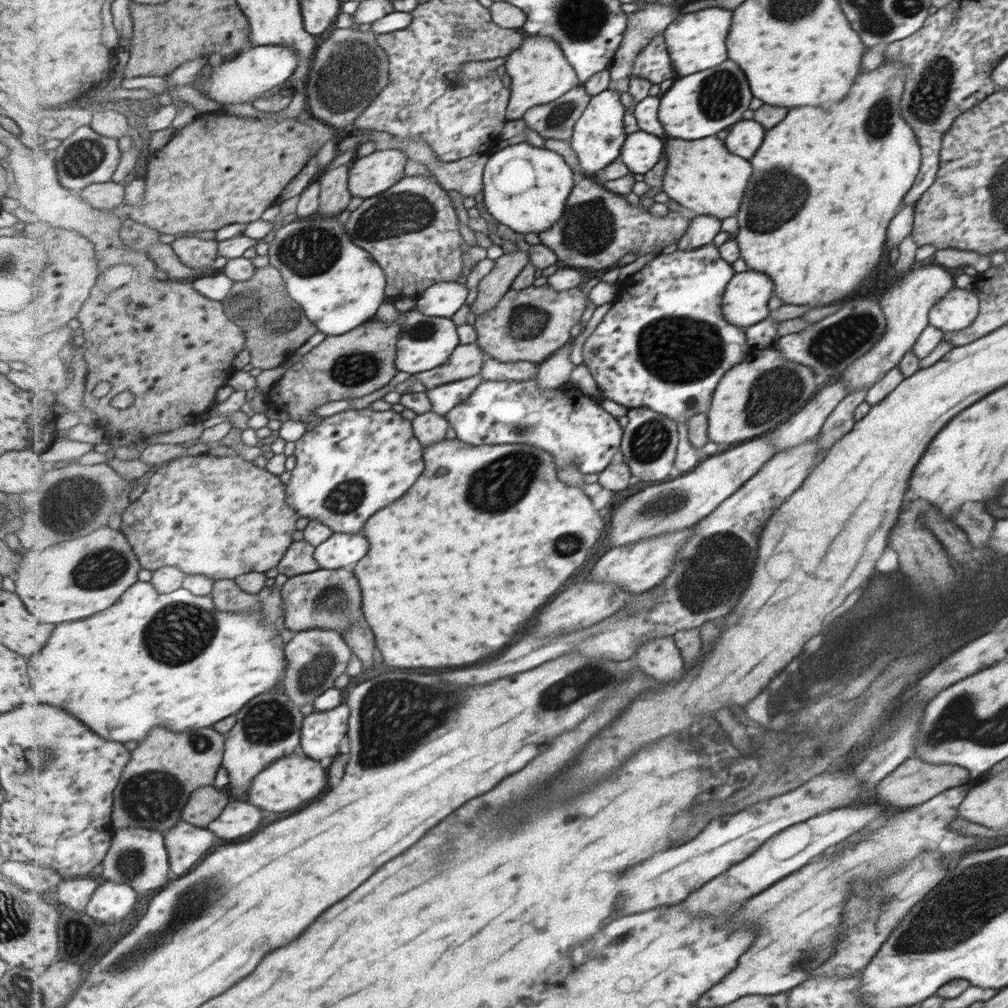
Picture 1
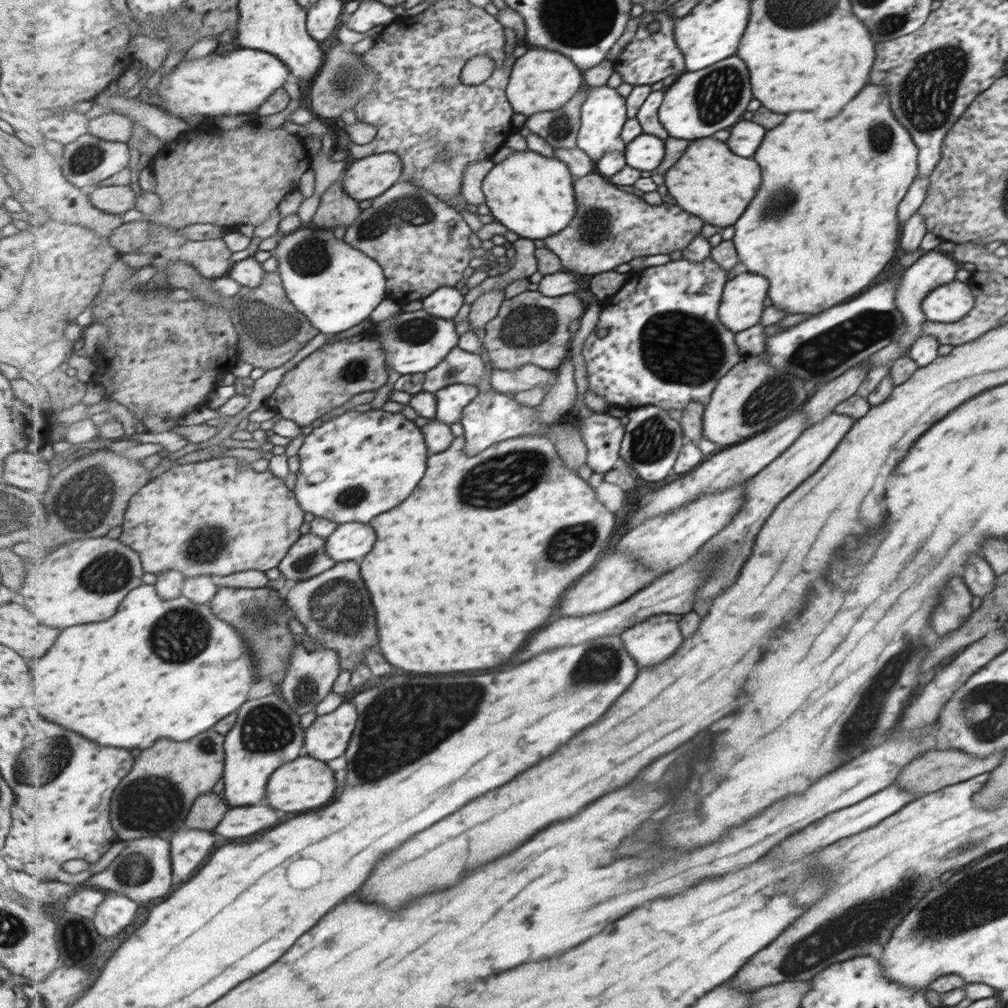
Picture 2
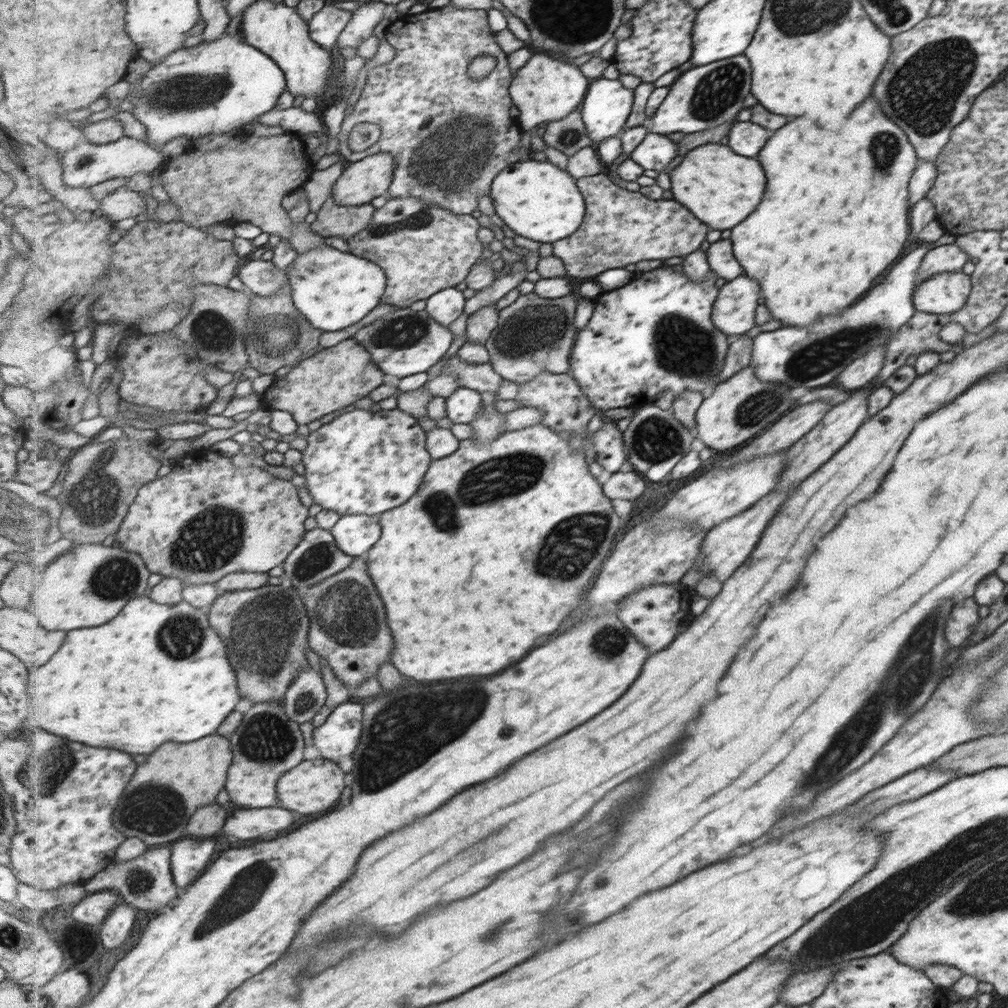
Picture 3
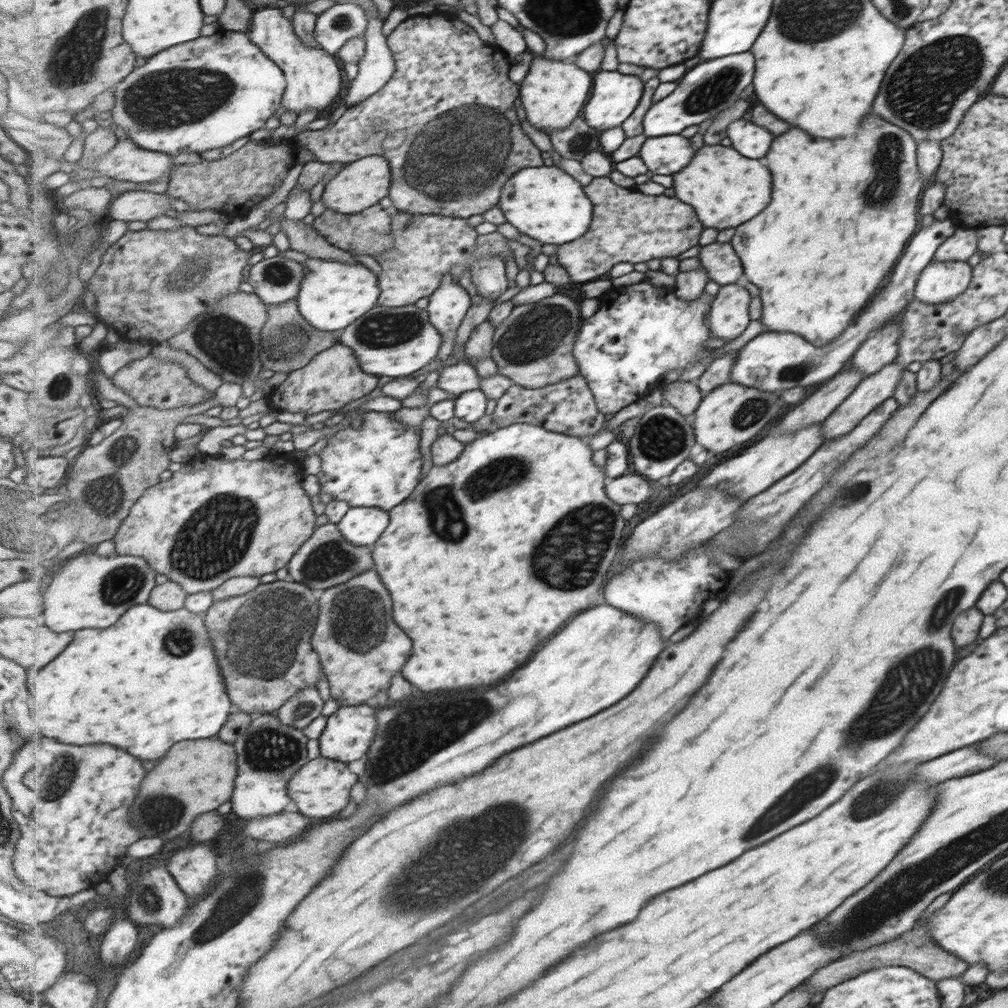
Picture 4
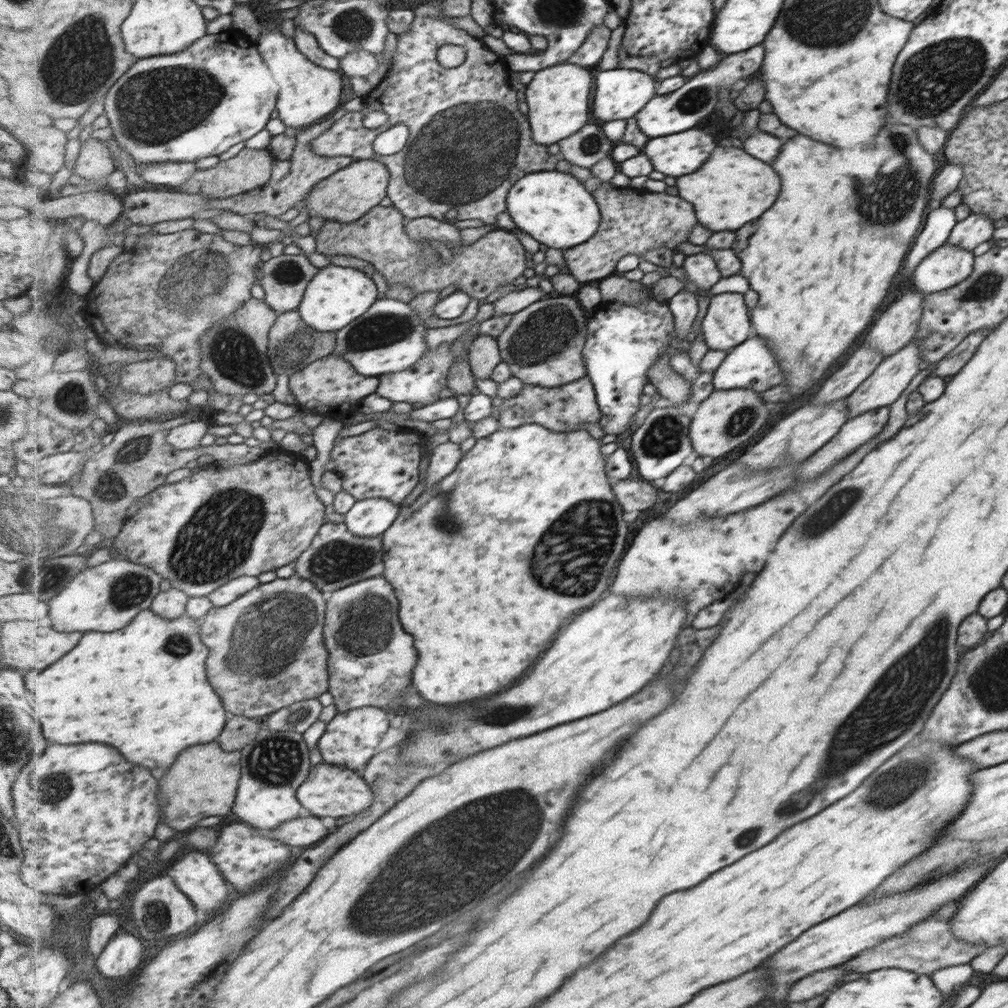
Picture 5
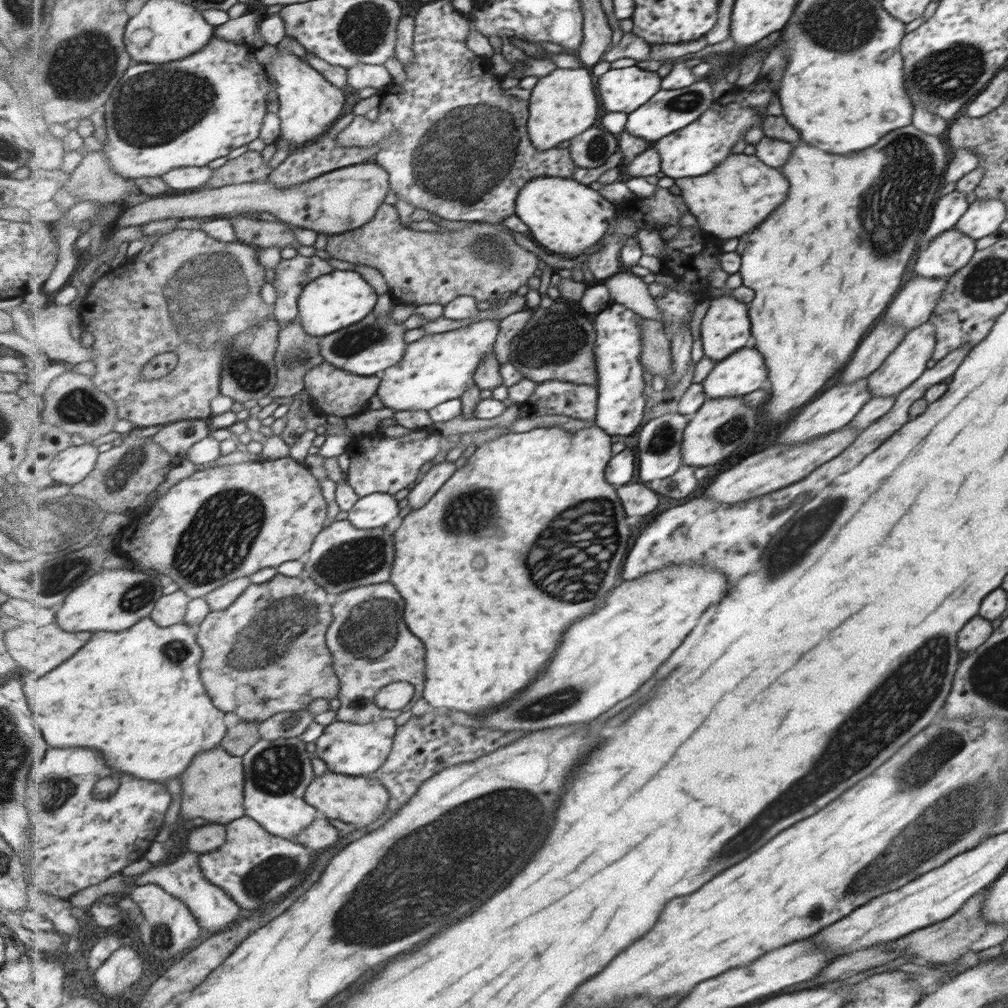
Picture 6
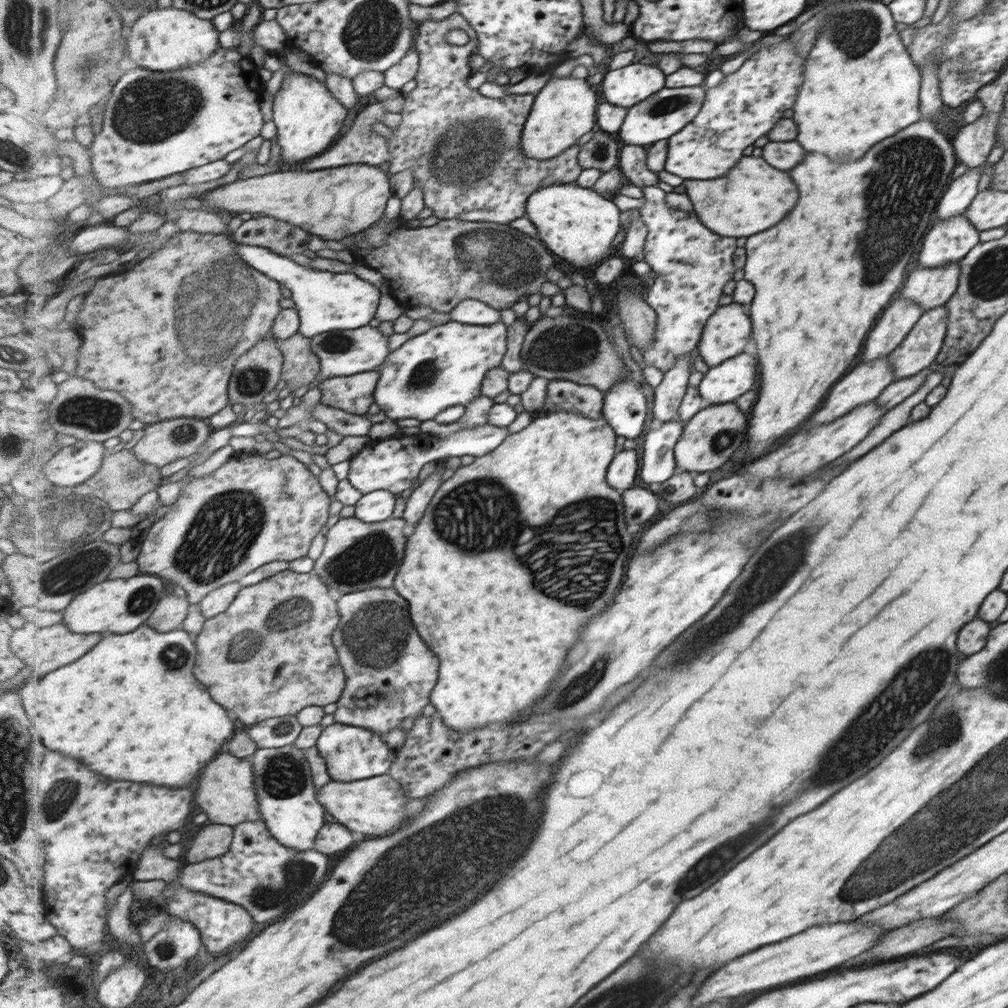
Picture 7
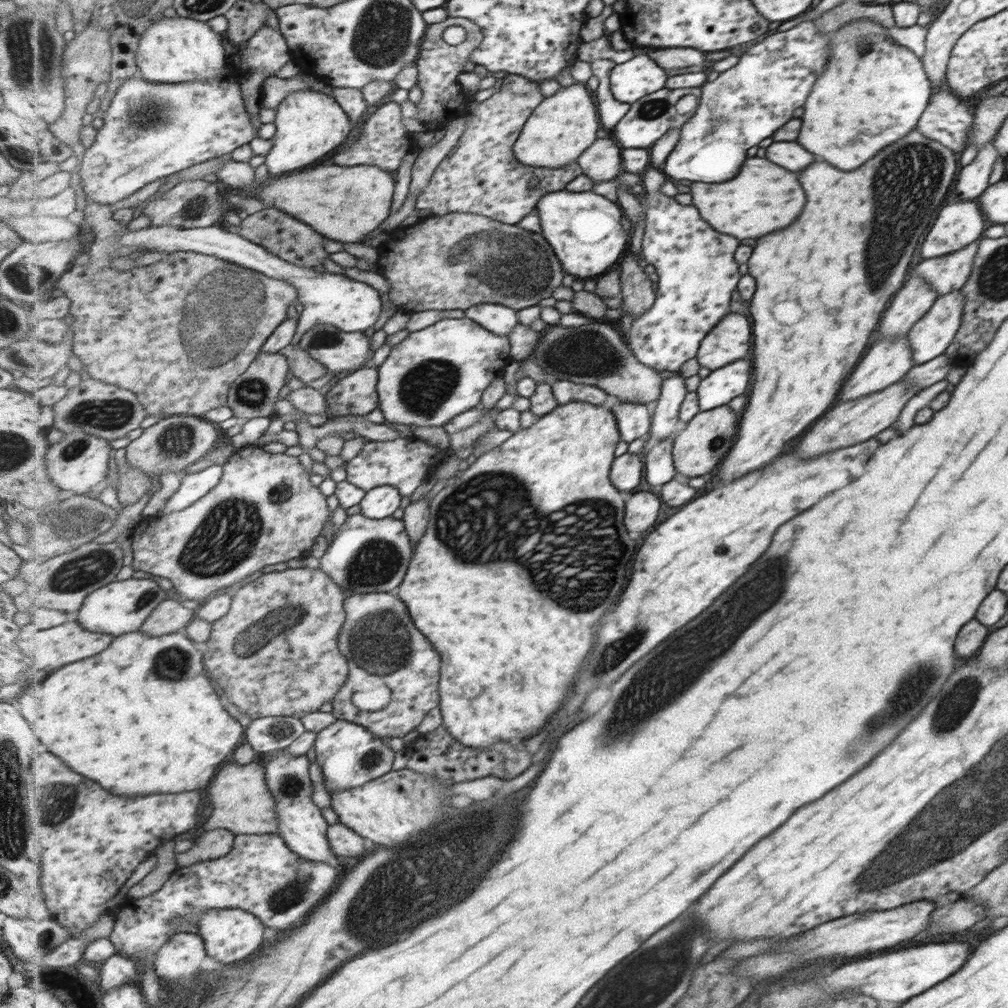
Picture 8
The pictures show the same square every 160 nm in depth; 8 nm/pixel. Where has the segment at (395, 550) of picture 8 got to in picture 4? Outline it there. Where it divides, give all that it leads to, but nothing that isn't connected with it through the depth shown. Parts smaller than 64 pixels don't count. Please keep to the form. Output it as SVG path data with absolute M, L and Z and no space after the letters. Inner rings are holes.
M327 523L315 529L313 536L302 544L287 566L295 582L302 582L317 591L324 591L332 586L343 584L362 572L373 569L373 546L355 546L344 536L339 526Z

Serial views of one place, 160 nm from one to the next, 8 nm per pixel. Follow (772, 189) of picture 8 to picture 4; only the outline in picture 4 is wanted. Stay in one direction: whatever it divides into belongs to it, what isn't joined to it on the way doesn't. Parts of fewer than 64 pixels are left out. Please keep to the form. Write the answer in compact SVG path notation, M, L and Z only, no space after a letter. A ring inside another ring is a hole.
M703 146L695 152L695 158L687 170L681 170L675 178L677 196L695 206L695 214L699 214L699 222L707 228L733 228L755 214L759 214L767 202L771 192L771 178L763 164L751 158L739 156L729 146Z

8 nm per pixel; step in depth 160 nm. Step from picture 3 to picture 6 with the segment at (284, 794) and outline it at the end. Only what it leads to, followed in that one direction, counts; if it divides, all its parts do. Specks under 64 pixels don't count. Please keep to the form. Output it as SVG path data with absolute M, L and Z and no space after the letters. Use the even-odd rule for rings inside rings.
M327 770L322 776L315 778L307 787L306 801L311 803L321 815L328 818L336 818L349 826L363 826L377 820L381 814L387 812L390 805L390 790L378 779L371 776L345 776L331 770Z

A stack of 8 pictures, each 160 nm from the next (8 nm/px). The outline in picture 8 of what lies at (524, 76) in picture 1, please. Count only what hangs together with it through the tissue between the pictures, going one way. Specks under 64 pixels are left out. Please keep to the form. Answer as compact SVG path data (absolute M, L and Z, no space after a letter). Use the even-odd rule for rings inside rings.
M573 82L572 85L560 87L554 95L543 99L523 127L515 143L514 153L523 164L529 166L561 168L577 161L583 152L597 141L597 132L602 128L597 106L589 90L585 88L585 83Z

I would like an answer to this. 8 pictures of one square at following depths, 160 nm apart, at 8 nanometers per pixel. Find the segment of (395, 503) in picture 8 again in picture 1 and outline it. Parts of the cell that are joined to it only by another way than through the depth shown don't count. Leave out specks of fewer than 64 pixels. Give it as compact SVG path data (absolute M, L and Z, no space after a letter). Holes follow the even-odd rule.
M337 532L316 547L315 560L321 569L335 570L339 568L352 568L365 554L369 552L369 540L366 535L359 533Z

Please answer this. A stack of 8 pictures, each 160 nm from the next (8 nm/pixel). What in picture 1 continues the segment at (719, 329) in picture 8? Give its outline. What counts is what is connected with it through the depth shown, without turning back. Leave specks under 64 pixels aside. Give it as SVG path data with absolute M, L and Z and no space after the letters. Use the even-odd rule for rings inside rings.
M751 269L739 272L726 285L721 312L731 325L746 328L757 324L769 314L767 300L771 292L773 284L765 274Z

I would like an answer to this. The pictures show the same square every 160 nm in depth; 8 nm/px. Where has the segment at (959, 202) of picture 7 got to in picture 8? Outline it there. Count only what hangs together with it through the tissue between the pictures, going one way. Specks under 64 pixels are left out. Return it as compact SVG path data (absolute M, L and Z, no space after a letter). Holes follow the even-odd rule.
M992 140L980 148L966 166L960 167L947 202L974 201L987 188L987 178L998 154Z

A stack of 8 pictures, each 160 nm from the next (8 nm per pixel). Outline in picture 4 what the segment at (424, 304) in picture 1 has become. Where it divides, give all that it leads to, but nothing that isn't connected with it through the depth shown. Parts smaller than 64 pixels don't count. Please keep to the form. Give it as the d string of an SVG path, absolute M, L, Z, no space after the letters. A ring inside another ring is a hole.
M456 282L455 284L443 284L429 298L427 310L430 321L439 329L444 338L441 353L438 356L440 364L454 352L458 328L473 305L471 305L469 292Z

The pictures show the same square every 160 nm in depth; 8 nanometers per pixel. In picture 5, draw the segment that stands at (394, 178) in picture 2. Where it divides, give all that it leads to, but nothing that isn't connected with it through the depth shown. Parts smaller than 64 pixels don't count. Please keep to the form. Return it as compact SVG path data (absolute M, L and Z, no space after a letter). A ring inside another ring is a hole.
M355 160L349 166L329 178L322 180L310 192L310 195L297 207L300 212L306 210L310 217L320 216L326 220L339 221L349 224L358 221L362 216L369 213L375 206L381 204L381 200L388 196L389 169L378 160Z

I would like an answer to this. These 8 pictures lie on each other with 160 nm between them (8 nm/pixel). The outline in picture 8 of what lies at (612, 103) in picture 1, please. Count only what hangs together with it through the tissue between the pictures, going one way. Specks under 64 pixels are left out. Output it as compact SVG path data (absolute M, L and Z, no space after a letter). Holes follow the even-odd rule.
M646 49L629 62L617 64L610 76L612 93L617 100L632 105L640 98L665 89L669 74L652 59Z

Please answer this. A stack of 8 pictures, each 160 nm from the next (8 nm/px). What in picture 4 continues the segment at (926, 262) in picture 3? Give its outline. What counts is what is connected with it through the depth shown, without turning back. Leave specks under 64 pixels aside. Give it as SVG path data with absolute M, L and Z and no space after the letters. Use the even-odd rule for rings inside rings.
M957 227L954 234L949 236L938 247L934 261L961 261L978 252L979 236L977 228Z

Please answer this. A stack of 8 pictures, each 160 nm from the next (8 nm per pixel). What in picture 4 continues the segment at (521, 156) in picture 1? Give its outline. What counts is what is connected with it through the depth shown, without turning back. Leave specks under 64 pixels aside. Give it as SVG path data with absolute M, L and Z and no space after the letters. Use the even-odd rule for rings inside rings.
M551 166L523 168L503 186L501 208L518 232L541 244L563 244L585 236L593 222L593 204L581 182L567 171Z

